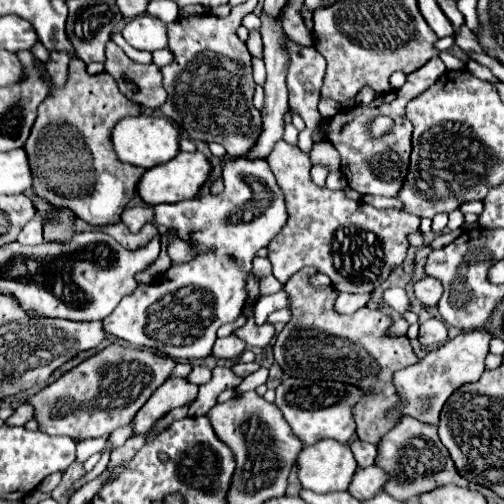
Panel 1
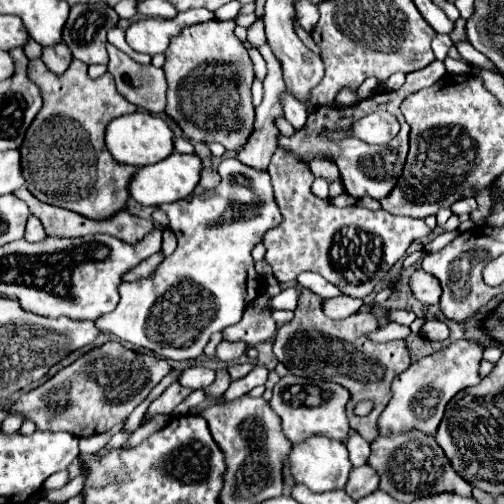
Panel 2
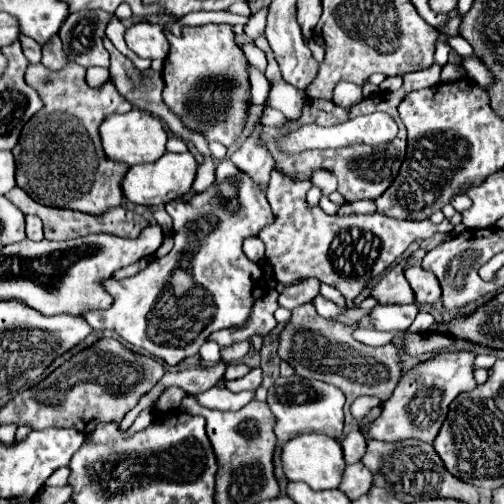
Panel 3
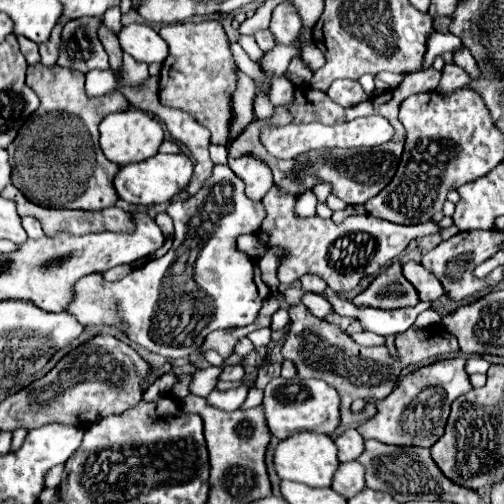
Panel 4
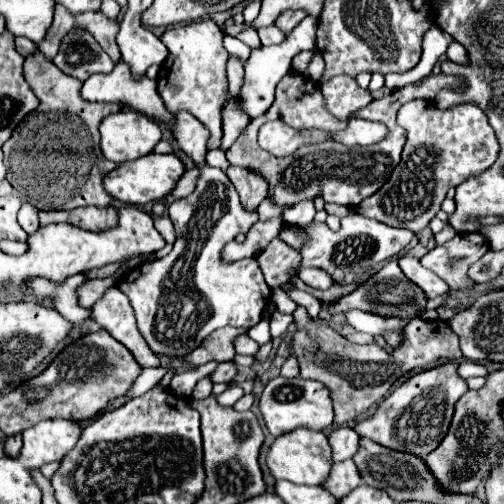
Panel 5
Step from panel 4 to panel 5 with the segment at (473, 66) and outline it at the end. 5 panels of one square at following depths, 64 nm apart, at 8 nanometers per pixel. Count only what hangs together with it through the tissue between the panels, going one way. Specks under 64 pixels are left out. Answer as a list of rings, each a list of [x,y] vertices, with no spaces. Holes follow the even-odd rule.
[[[452,42],[446,54],[448,54],[448,58],[450,58],[452,62],[456,62],[456,64],[468,64],[468,54],[466,54],[466,48],[464,48],[462,44],[458,44],[458,42]]]

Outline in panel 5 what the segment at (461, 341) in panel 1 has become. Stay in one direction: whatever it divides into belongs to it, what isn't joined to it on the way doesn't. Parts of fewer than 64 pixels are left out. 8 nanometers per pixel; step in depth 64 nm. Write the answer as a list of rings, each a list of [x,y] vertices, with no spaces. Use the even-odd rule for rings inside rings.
[[[448,362],[420,374],[410,376],[402,386],[398,386],[388,398],[384,398],[374,416],[356,424],[356,432],[362,438],[370,438],[386,448],[412,452],[416,456],[430,454],[440,440],[446,436],[456,400],[468,390],[468,384],[458,374],[458,364]]]

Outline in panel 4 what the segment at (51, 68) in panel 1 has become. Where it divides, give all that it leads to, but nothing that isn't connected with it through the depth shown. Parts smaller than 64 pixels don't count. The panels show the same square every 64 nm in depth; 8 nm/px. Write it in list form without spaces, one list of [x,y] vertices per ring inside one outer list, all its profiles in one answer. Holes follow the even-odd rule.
[[[62,22],[56,24],[56,28],[50,34],[50,40],[40,44],[40,56],[44,66],[54,66],[58,60],[58,50],[60,50],[60,32],[62,32]]]

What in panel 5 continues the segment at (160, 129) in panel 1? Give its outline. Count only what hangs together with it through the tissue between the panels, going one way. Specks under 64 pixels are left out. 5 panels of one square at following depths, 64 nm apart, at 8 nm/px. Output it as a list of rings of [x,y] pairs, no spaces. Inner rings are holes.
[[[122,110],[106,116],[100,124],[100,134],[102,154],[116,164],[150,154],[162,138],[158,122],[138,110]]]

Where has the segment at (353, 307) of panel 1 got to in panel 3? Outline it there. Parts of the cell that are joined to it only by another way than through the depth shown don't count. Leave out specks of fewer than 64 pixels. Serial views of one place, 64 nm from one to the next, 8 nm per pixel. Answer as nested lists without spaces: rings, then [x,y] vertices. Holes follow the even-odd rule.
[[[318,294],[312,302],[314,302],[314,306],[316,306],[318,314],[320,314],[320,316],[324,316],[324,318],[338,318],[340,314],[344,314],[344,312],[346,312],[346,308],[340,308],[338,304],[334,304],[334,302],[330,302],[330,300],[322,298],[320,294]]]

